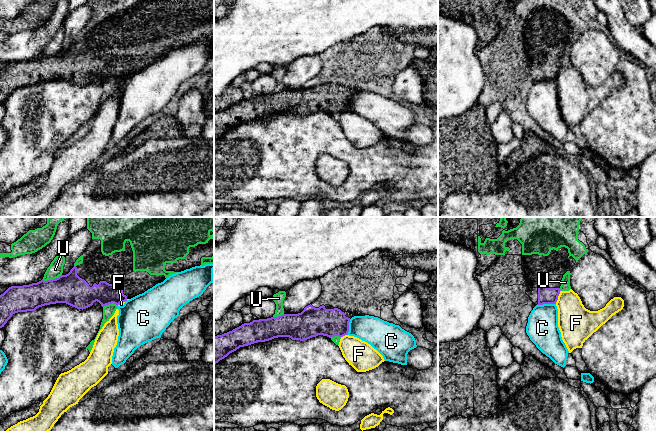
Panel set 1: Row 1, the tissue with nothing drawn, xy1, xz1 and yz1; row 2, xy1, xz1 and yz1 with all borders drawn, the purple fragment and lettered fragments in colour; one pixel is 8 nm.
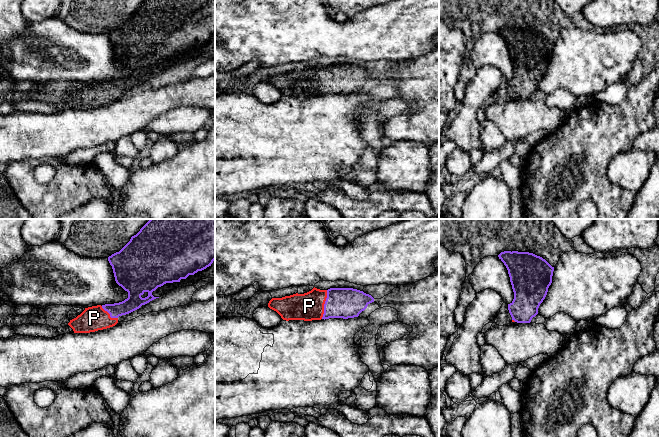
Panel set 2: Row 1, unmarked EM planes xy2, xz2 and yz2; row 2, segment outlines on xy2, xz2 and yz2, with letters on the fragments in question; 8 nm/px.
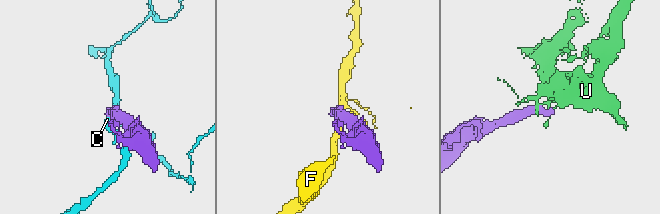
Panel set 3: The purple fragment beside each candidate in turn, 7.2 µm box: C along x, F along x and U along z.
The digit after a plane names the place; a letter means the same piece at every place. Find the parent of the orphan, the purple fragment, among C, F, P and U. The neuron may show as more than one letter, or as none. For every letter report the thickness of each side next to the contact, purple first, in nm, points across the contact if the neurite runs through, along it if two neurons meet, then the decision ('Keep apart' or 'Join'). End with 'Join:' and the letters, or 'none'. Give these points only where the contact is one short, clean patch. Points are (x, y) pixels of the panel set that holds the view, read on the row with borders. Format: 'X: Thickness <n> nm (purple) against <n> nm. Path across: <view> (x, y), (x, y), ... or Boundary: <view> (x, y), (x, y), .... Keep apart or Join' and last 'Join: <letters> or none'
C: Thickness 130 nm (purple) against 260 nm. Boundary: yz1 (555, 303), (537, 305). Keep apart
F: Thickness 130 nm (purple) against 280 nm. Boundary: yz1 (560, 290), (555, 303). Keep apart
P: Thickness 240 nm (purple) against 220 nm. Join
U: Thickness 240 nm (purple) against 120 nm. Join
Join: P, U

